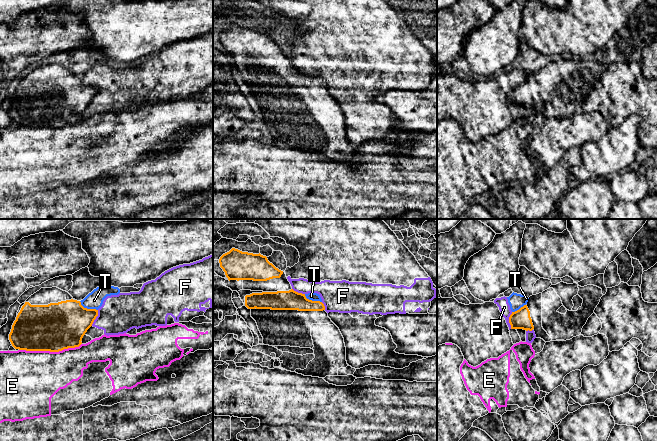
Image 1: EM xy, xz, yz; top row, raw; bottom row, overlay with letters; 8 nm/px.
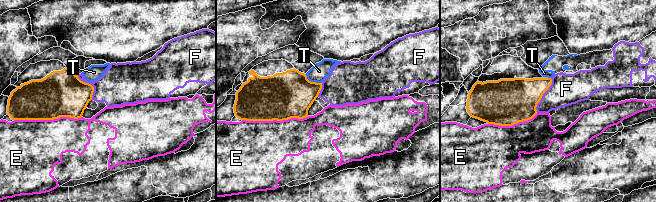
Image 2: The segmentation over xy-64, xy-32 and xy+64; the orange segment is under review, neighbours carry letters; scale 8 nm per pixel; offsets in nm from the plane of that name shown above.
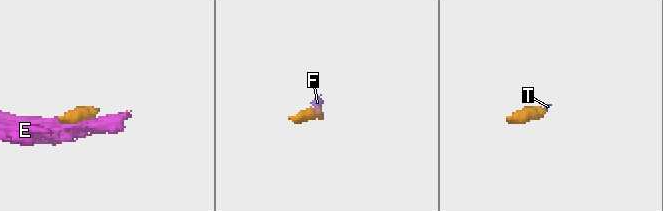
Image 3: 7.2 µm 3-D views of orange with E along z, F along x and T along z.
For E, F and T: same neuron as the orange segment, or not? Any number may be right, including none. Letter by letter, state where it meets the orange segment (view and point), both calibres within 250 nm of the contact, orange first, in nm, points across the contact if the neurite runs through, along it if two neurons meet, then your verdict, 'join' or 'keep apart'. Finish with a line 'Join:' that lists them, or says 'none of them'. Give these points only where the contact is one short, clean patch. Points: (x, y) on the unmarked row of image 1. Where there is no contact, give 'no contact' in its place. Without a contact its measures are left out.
E: contact xy (50, 127); calibres 380 and 440 nm; keep apart
F: contact yz (509, 96); calibres 160 and 90 nm; border yz (512, 88), (509, 93), (510, 104); keep apart
T: contact xy (88, 85); calibres 380 and 140 nm; border xy (79, 77), (84, 83), (97, 86); keep apart
Join: none of them

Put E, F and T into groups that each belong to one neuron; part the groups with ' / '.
E / F T

